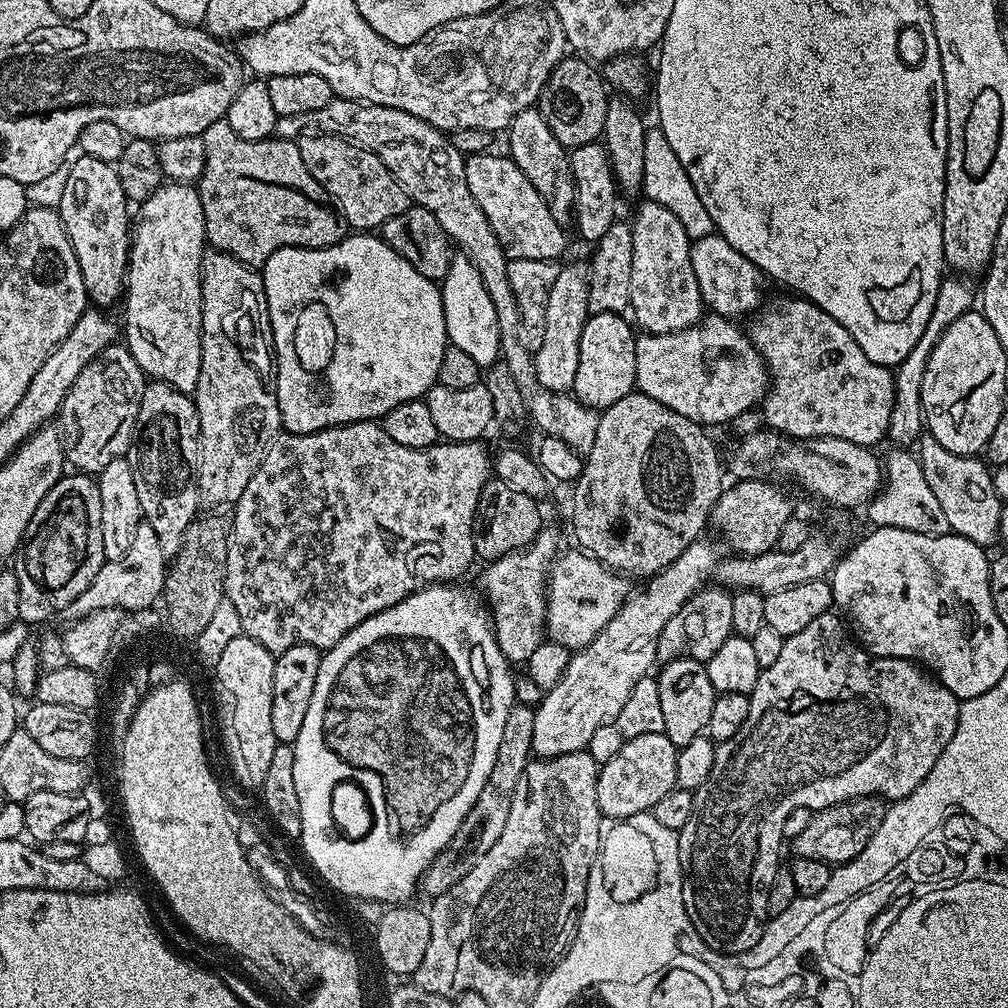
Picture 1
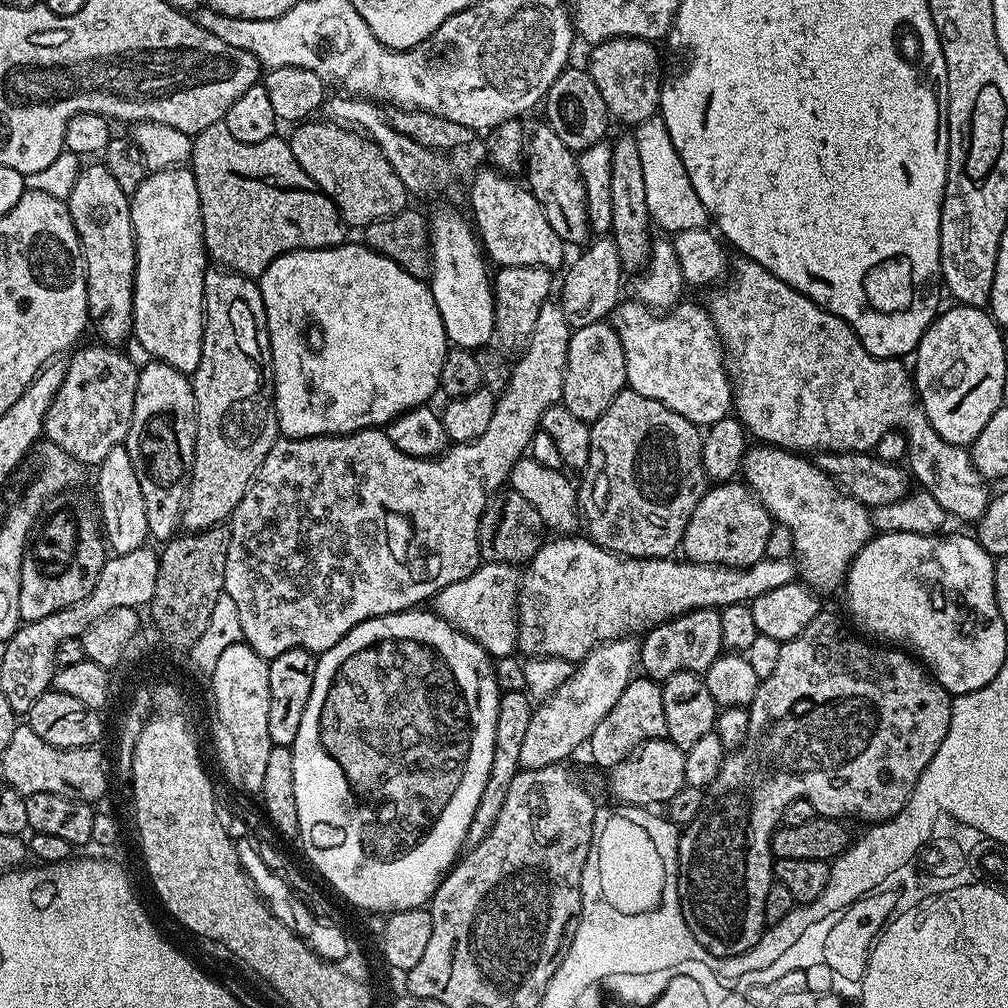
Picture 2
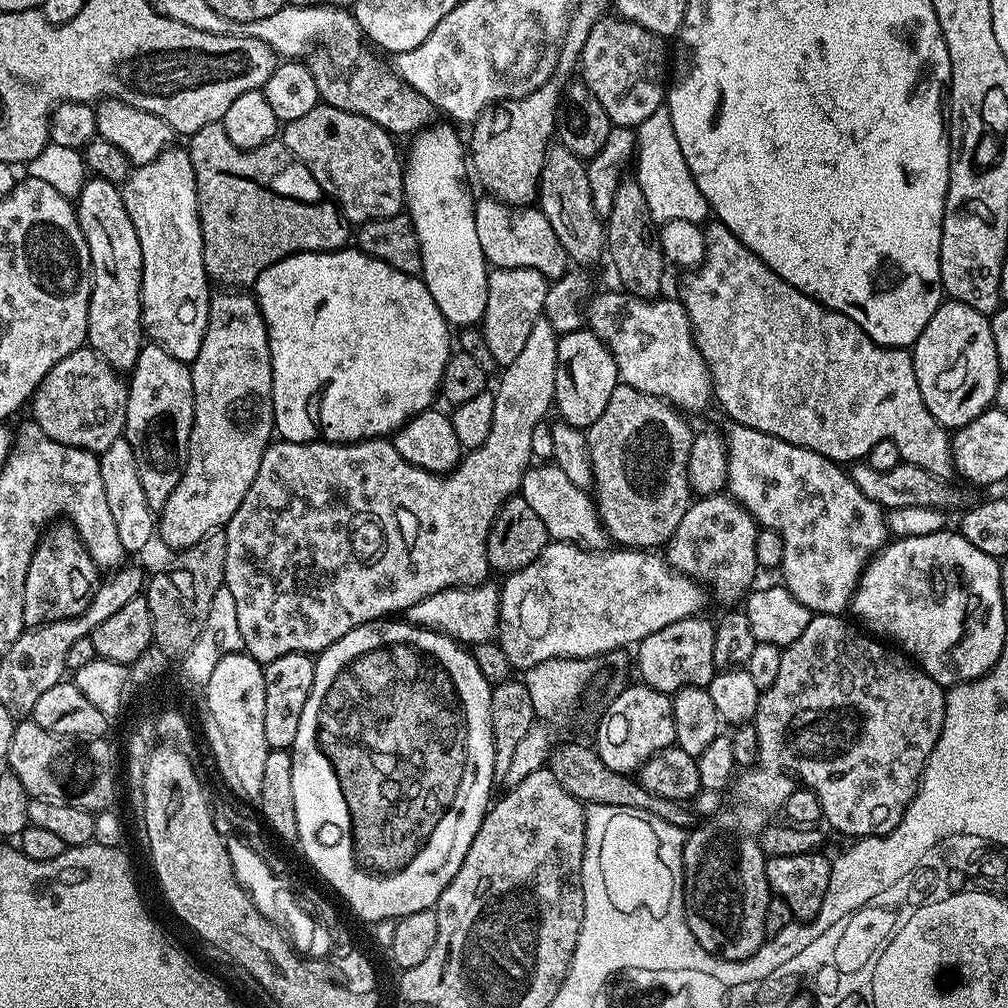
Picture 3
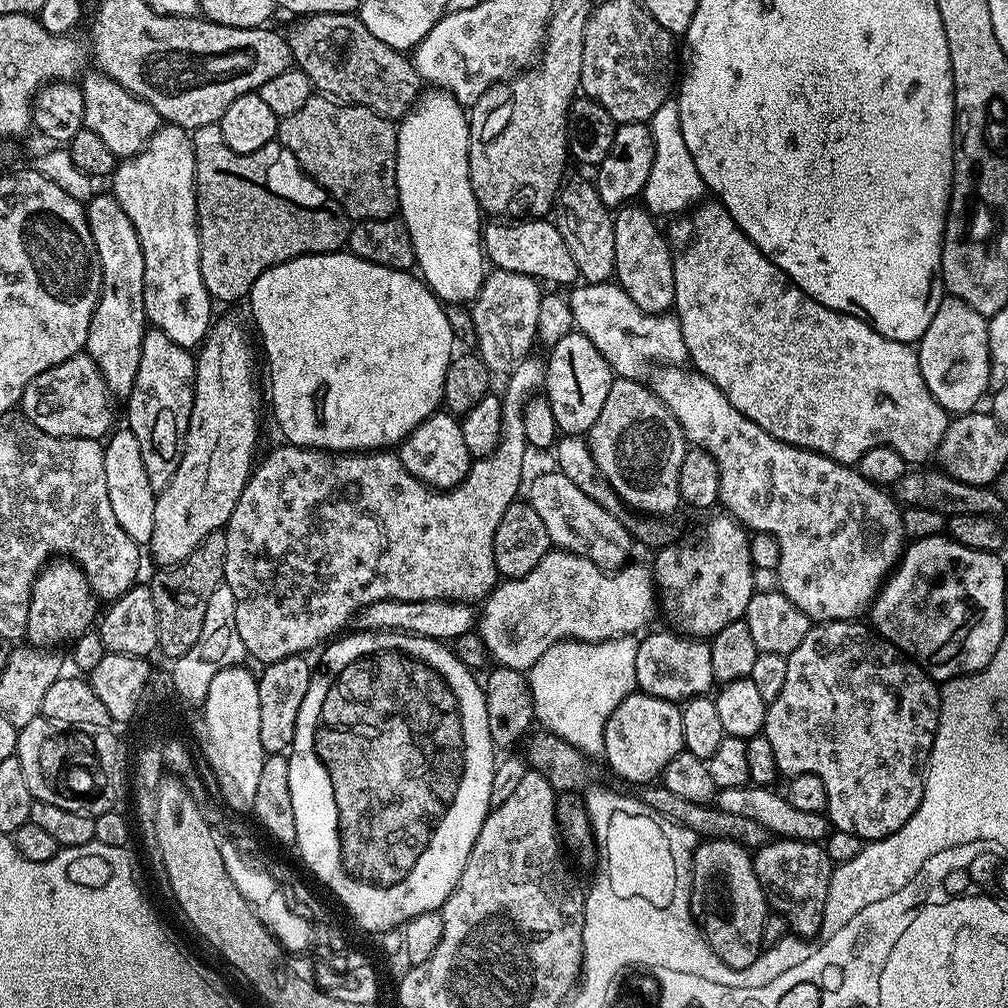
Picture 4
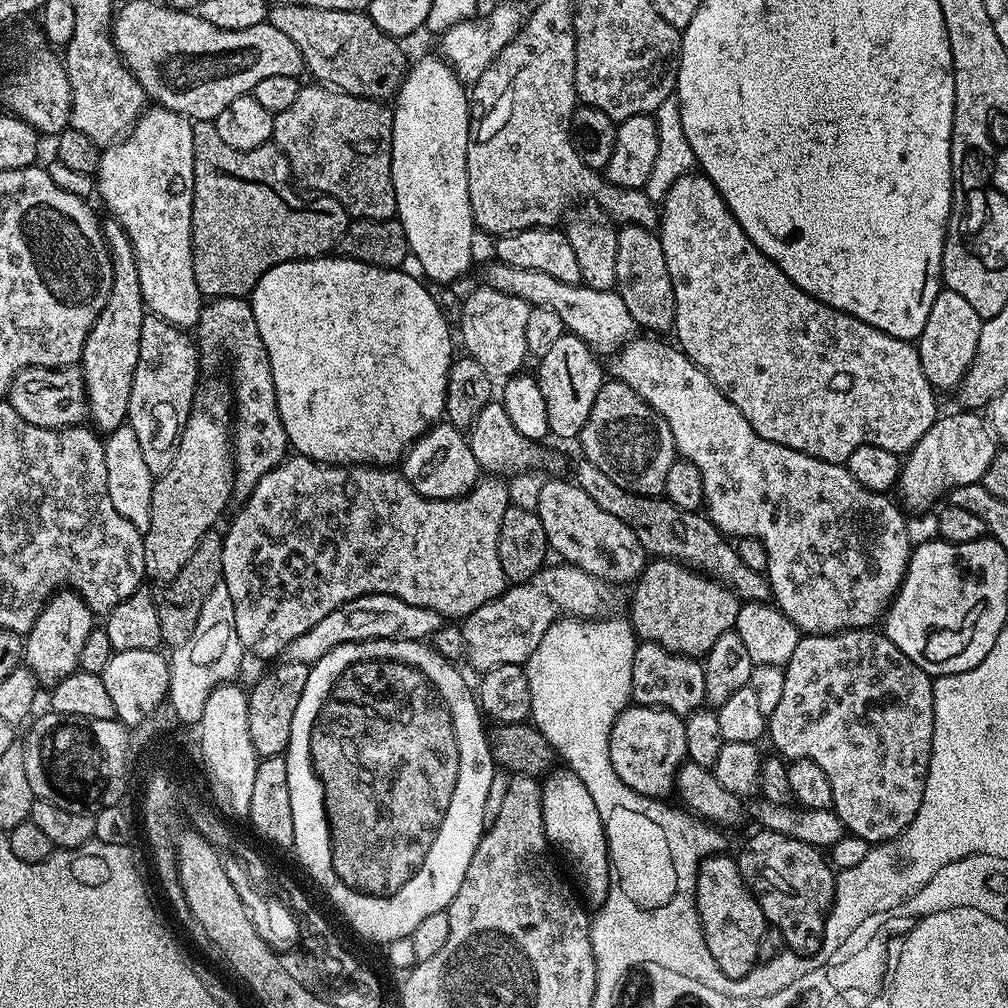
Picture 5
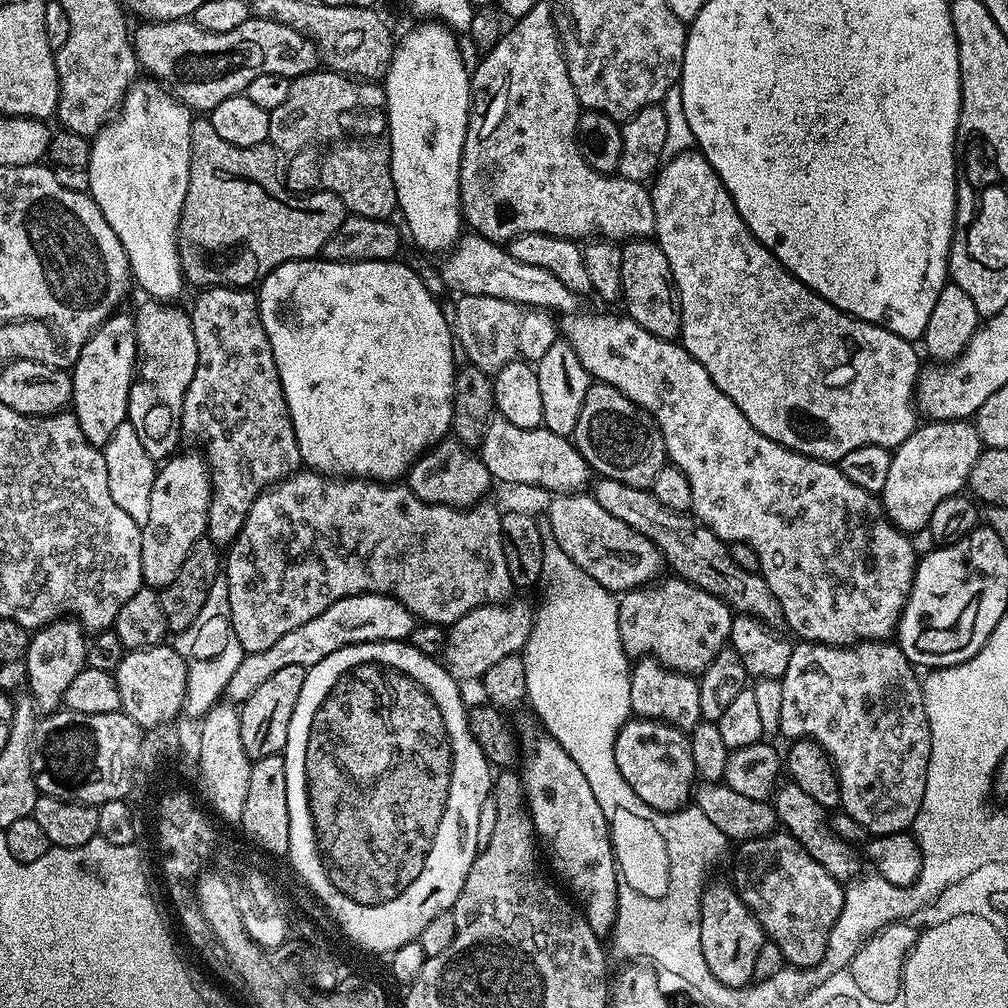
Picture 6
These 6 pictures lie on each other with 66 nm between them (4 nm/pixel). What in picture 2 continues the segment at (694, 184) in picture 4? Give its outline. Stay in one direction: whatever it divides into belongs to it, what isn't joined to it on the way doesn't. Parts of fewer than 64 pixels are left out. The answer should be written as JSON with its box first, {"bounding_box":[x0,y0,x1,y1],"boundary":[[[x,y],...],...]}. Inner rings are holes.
{"bounding_box":[633,114,710,234],"boundary":[[[658,114],[652,116],[635,127],[633,136],[638,143],[642,174],[645,175],[646,206],[653,223],[668,234],[707,227],[710,222],[708,211],[702,206],[702,200],[695,193],[690,176],[674,149],[665,120]]]}

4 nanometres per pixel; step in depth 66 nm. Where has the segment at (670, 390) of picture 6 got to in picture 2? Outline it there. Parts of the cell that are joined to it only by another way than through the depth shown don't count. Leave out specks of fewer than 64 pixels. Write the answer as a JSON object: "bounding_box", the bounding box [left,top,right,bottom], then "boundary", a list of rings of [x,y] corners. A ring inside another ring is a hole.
{"bounding_box":[742,446,874,594],"boundary":[[[771,446],[749,447],[744,454],[742,463],[742,480],[755,492],[764,509],[771,514],[773,521],[785,524],[794,534],[794,559],[798,565],[799,575],[803,583],[813,592],[825,594],[832,592],[845,583],[848,567],[854,558],[868,545],[874,535],[873,513],[862,502],[849,496],[832,477],[820,469],[819,463],[812,464],[807,455],[797,454],[787,448]]]}

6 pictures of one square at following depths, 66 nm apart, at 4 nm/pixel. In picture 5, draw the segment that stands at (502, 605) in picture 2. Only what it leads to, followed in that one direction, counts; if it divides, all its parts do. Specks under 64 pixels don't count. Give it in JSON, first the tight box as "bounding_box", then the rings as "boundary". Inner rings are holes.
{"bounding_box":[282,594,442,666],"boundary":[[[366,594],[362,598],[354,598],[342,606],[338,606],[314,626],[302,634],[302,638],[294,638],[290,646],[282,653],[285,661],[293,660],[309,666],[316,664],[339,644],[357,644],[360,640],[369,642],[391,642],[393,640],[427,641],[442,625],[442,617],[426,606],[414,606],[410,602],[402,602],[395,594]]]}

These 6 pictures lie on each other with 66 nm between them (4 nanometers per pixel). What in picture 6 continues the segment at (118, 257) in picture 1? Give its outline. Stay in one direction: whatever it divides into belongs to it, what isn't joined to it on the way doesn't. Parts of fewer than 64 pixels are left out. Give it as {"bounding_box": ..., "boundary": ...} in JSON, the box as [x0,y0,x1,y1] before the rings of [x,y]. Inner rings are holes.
{"bounding_box":[70,310,138,449],"boundary":[[[117,310],[94,330],[94,334],[82,346],[82,354],[78,354],[75,364],[70,369],[72,377],[72,403],[71,411],[76,417],[78,426],[82,426],[82,434],[95,448],[103,449],[106,442],[110,442],[110,434],[118,430],[128,419],[128,399],[132,389],[134,373],[138,367],[136,359],[136,317],[131,311]]]}

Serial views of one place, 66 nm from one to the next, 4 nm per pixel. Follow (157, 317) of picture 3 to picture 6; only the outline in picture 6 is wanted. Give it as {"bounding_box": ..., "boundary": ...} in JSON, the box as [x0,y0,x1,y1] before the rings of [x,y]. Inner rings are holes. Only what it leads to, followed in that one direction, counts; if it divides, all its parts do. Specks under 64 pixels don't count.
{"bounding_box":[87,78,194,302],"boundary":[[[151,78],[137,79],[129,88],[128,93],[124,96],[124,103],[118,109],[118,115],[114,122],[109,122],[91,137],[90,158],[88,159],[88,190],[87,193],[92,197],[92,201],[98,206],[98,210],[102,210],[102,218],[106,218],[106,222],[110,222],[110,230],[114,230],[114,234],[118,234],[118,242],[122,242],[122,250],[126,250],[126,258],[128,259],[128,271],[131,279],[145,293],[145,297],[158,300],[161,302],[179,301],[180,291],[186,288],[184,279],[185,265],[180,258],[180,251],[176,245],[176,238],[180,231],[180,215],[182,214],[182,206],[186,200],[186,190],[190,182],[190,150],[192,149],[192,121],[194,113],[181,100],[174,99],[163,84],[156,83]]]}

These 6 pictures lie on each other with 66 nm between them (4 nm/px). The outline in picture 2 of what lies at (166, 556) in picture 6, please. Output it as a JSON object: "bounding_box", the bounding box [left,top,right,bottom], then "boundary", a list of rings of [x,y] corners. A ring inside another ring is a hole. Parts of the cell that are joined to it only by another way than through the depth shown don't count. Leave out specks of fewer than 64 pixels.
{"bounding_box":[182,266,278,532],"boundary":[[[219,266],[205,271],[202,358],[190,379],[196,403],[196,449],[182,524],[188,532],[204,532],[207,528],[223,525],[231,517],[278,439],[276,397],[272,387],[272,347],[260,286],[253,277],[240,276]]]}

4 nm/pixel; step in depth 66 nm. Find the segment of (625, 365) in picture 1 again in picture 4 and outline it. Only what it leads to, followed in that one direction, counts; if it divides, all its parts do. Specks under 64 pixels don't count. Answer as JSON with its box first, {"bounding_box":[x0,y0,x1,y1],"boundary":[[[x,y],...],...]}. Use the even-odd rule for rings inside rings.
{"bounding_box":[542,330,613,436],"boundary":[[[575,330],[566,334],[562,342],[551,345],[549,352],[552,353],[546,356],[542,392],[550,402],[556,431],[566,436],[584,436],[594,426],[594,422],[598,422],[598,414],[606,402],[606,394],[610,394],[613,370],[606,358],[598,354],[594,342]]]}

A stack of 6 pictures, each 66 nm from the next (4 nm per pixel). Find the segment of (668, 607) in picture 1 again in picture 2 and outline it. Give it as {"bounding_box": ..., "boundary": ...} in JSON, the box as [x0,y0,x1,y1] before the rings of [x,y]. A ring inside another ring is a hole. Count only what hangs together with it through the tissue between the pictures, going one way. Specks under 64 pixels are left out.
{"bounding_box":[521,639,640,769],"boundary":[[[635,639],[607,640],[598,645],[573,667],[572,676],[560,684],[556,692],[533,707],[530,726],[522,741],[521,769],[564,764],[567,756],[587,745],[594,734],[594,726],[614,710],[614,702],[622,698],[622,690],[626,690],[634,678],[632,667],[637,667],[640,644],[632,640]]]}

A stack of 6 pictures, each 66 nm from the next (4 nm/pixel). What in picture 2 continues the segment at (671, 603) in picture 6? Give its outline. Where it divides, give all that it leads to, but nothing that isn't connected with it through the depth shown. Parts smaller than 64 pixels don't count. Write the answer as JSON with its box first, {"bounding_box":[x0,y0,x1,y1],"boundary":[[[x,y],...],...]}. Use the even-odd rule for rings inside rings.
{"bounding_box":[682,482,773,568],"boundary":[[[743,482],[713,483],[698,502],[694,514],[690,514],[684,531],[682,552],[694,564],[724,564],[727,568],[745,568],[754,566],[766,557],[766,541],[770,538],[773,526],[771,514],[762,506],[755,492]]]}

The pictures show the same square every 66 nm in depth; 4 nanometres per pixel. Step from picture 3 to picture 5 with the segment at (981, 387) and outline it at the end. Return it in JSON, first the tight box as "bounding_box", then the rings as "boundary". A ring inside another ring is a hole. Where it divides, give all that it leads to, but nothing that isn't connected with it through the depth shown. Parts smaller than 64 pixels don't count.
{"bounding_box":[918,287,981,389],"boundary":[[[941,287],[934,298],[934,306],[930,306],[930,318],[926,318],[926,326],[918,341],[922,370],[933,389],[959,389],[961,380],[974,362],[981,323],[979,314],[970,307],[966,298],[962,298],[962,294],[954,294],[954,290]]]}

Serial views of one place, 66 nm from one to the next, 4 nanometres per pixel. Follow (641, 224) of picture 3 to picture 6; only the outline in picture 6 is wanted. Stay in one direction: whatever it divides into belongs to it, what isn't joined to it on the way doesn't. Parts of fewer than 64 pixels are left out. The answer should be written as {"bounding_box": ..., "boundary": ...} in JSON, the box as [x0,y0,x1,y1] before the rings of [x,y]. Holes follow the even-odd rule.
{"bounding_box":[621,239,682,340],"boundary":[[[655,239],[627,241],[621,247],[622,254],[622,304],[625,304],[628,319],[638,322],[642,330],[654,334],[663,340],[676,340],[682,326],[682,310],[680,295],[670,270],[670,262],[666,262],[666,254],[662,254]]]}

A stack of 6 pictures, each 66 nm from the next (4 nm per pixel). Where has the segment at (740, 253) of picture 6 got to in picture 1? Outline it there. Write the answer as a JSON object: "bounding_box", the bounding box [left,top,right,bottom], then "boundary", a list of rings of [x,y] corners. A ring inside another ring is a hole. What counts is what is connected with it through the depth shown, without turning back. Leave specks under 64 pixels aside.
{"bounding_box":[746,294,1002,546],"boundary":[[[795,294],[784,295],[788,296],[776,296],[768,305],[765,303],[748,320],[753,319],[749,322],[748,326],[746,324],[746,335],[764,360],[764,365],[767,366],[770,377],[768,390],[762,399],[763,423],[771,431],[781,432],[784,436],[793,436],[795,440],[805,440],[806,438],[846,438],[846,442],[854,442],[855,444],[863,444],[865,446],[876,446],[879,440],[883,441],[885,439],[888,423],[890,422],[890,410],[894,406],[894,398],[897,393],[894,386],[893,369],[882,366],[878,362],[870,362],[870,358],[866,358],[866,354],[862,354],[862,346],[858,346],[858,342],[854,342],[850,330],[846,330],[846,326],[842,326],[842,322],[830,318],[830,314],[826,314],[826,310],[822,310],[817,304],[812,304]],[[927,434],[921,435],[918,441],[918,457],[927,485],[938,498],[951,531],[981,546],[995,545],[1000,531],[1002,501],[992,485],[989,465],[976,456],[954,454]]]}

